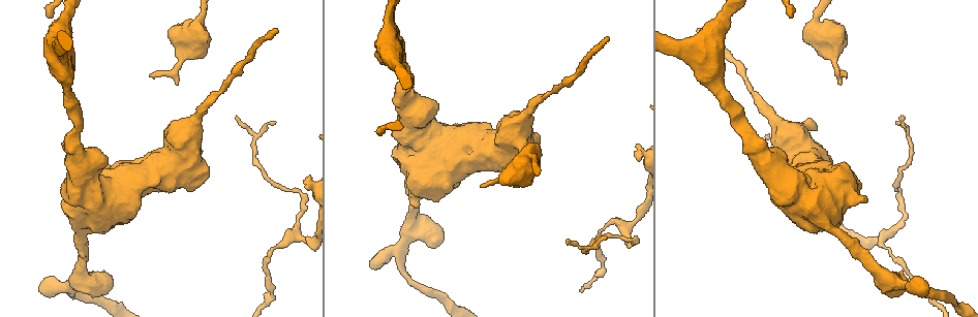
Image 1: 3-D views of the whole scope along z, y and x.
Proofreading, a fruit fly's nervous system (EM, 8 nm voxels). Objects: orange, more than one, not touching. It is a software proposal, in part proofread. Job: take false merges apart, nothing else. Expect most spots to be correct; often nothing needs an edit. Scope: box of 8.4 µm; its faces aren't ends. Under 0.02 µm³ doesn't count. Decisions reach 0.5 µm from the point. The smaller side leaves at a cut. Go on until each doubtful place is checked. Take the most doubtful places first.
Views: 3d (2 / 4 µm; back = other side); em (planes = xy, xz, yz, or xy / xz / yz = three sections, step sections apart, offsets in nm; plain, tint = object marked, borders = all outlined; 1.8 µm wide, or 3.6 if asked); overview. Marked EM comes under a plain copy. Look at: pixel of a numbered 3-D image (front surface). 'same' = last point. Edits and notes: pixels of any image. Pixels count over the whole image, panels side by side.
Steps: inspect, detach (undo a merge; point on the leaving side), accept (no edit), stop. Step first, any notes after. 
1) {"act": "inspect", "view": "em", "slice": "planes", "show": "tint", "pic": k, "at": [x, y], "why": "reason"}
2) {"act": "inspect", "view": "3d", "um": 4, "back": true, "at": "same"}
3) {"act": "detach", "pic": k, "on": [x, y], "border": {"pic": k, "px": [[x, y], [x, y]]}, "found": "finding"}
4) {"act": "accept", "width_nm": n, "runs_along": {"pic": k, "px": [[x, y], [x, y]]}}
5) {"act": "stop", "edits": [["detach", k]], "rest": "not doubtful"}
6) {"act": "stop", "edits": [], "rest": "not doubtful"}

{"act": "inspect", "view": "em", "slice": "planes", "show": "tint", "pic": 1, "at": [833, 192], "why": "abrupt turn"}

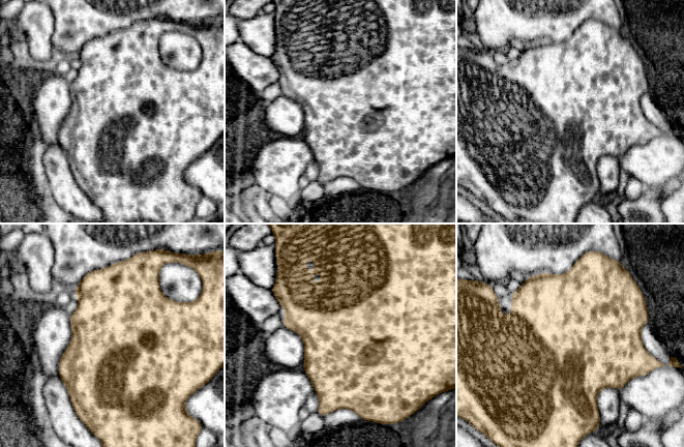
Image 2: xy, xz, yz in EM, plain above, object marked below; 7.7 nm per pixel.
{"act": "accept", "found": "continuous, no second neuron"}

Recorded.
{"act": "inspect", "view": "em", "um": 3.6, "slice": "xy", "step": 4, "show": "tint", "pic": 1, "at": [399, 96], "why": "calibre changes"}

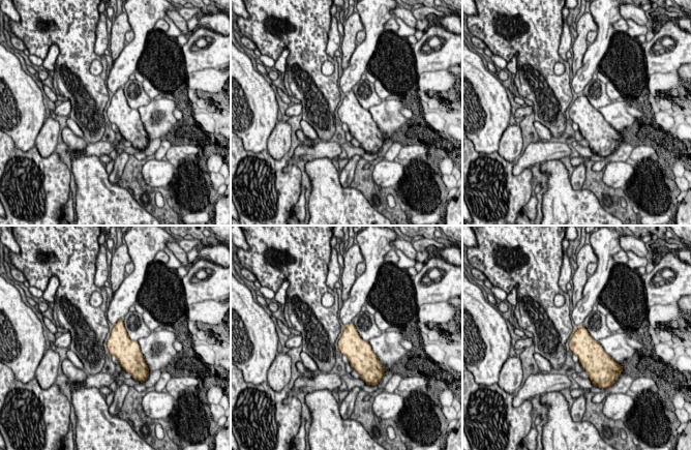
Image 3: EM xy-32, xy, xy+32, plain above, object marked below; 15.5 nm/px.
{"act": "inspect", "view": "em", "um": 3.6, "slice": "yz", "step": 16, "show": "tint", "at": "same"}

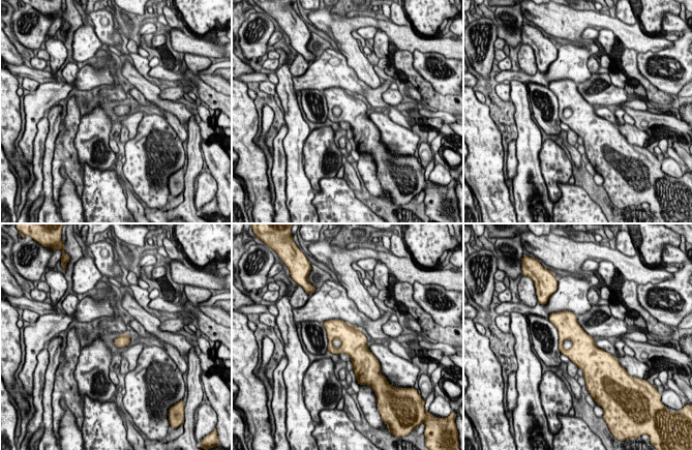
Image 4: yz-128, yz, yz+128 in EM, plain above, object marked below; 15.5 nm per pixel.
{"act": "accept", "found": "all the same neuron"}

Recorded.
{"act": "inspect", "view": "3d", "um": 4, "pic": 1, "at": [77, 189], "why": "sudden change in width"}

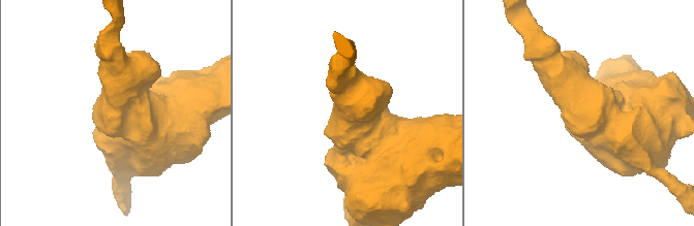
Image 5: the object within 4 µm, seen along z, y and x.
{"act": "inspect", "view": "em", "um": 3.6, "slice": "xy", "step": 4, "show": "tint", "pic": 5, "at": [115, 112], "why": "shape alone is not enough"}

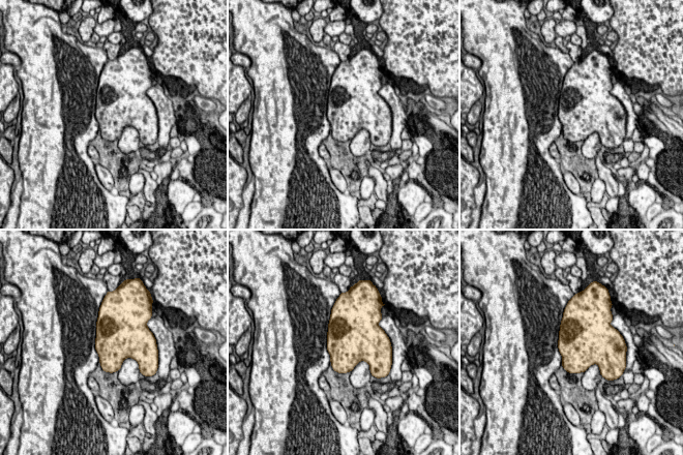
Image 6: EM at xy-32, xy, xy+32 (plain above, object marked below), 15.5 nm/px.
{"act": "inspect", "view": "em", "um": 3.6, "slice": "planes", "show": "borders", "at": "same"}

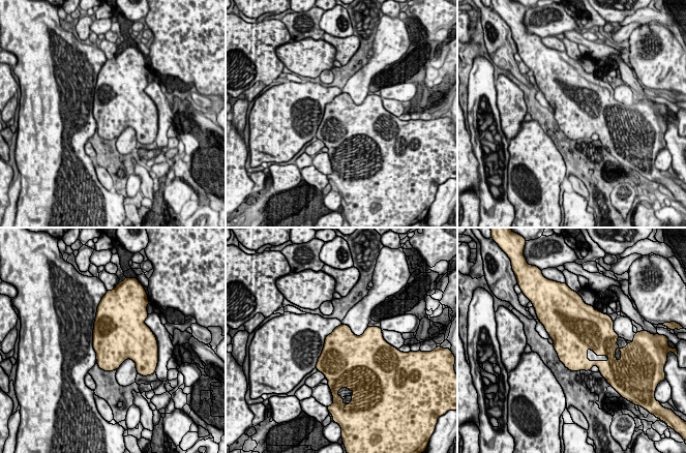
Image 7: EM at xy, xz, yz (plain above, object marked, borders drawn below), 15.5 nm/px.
{"act": "accept", "width_nm": 650, "found": "all the same neuron"}

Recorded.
{"act": "stop", "edits": [], "rest": "not doubtful"}

